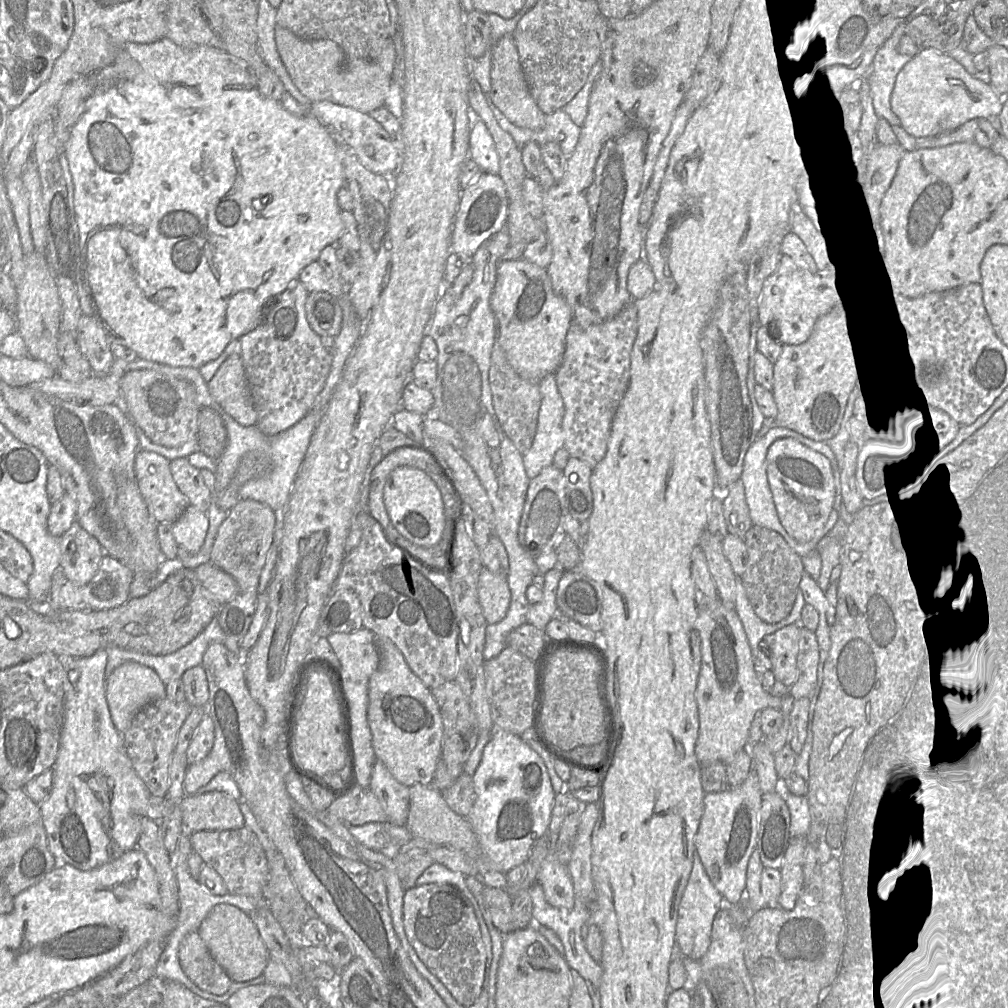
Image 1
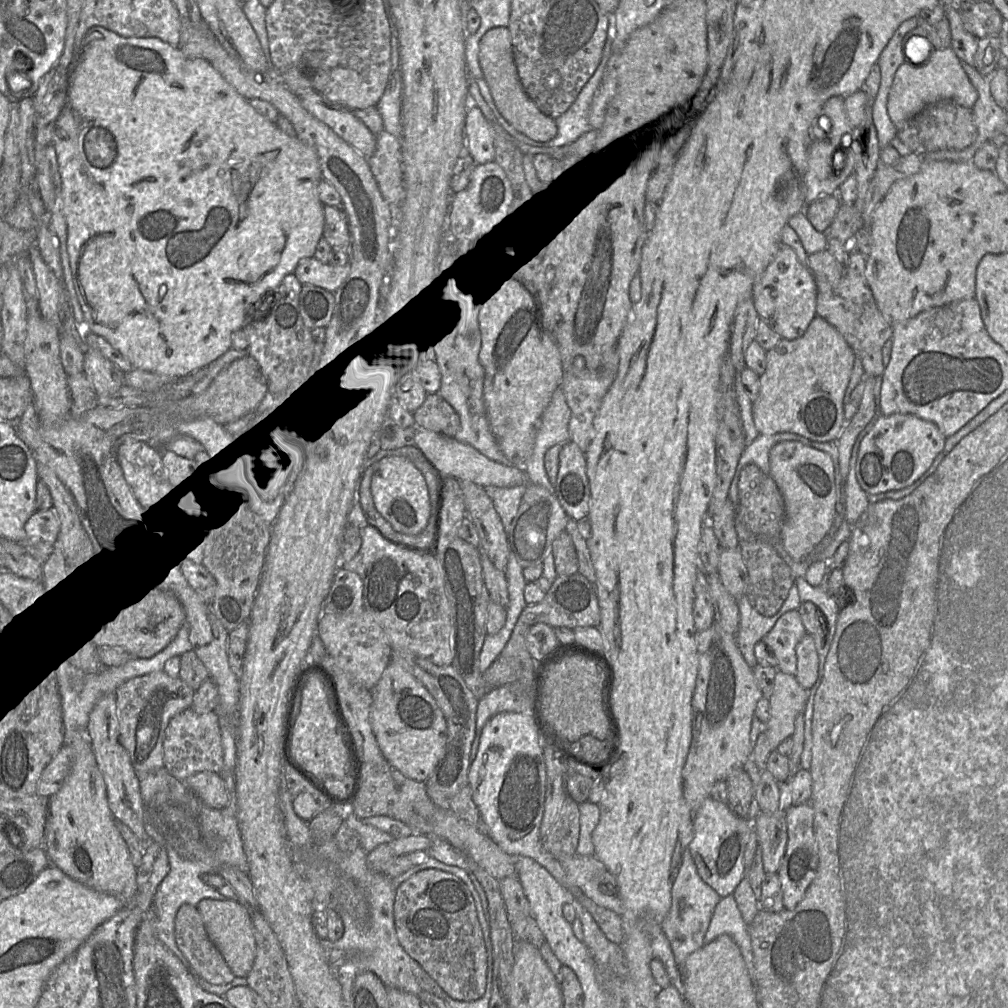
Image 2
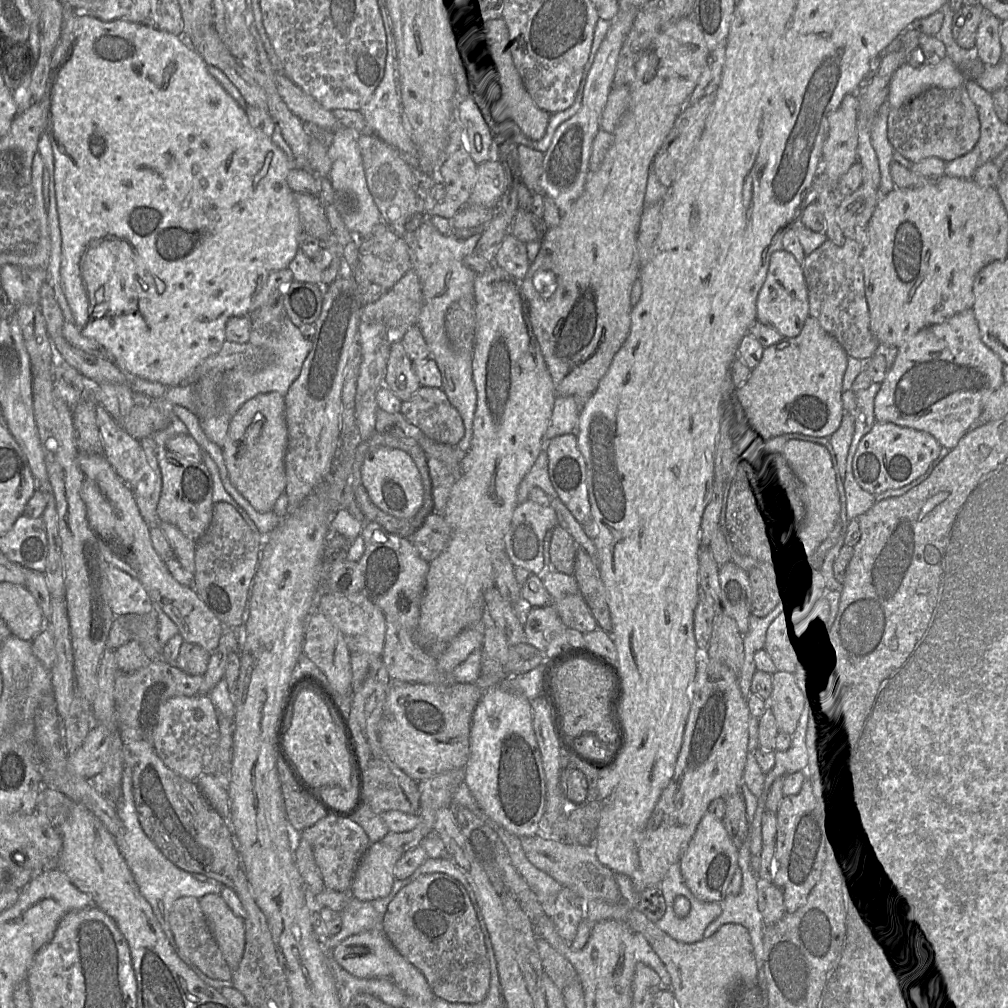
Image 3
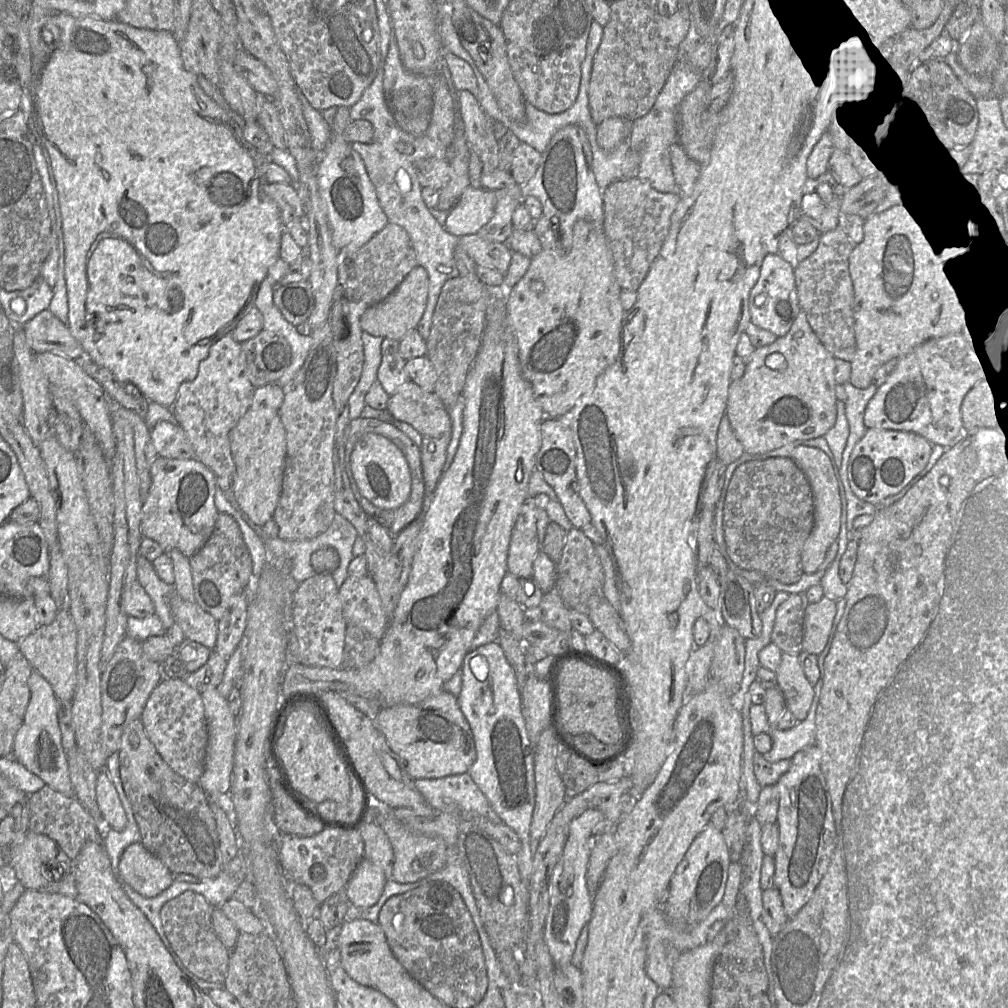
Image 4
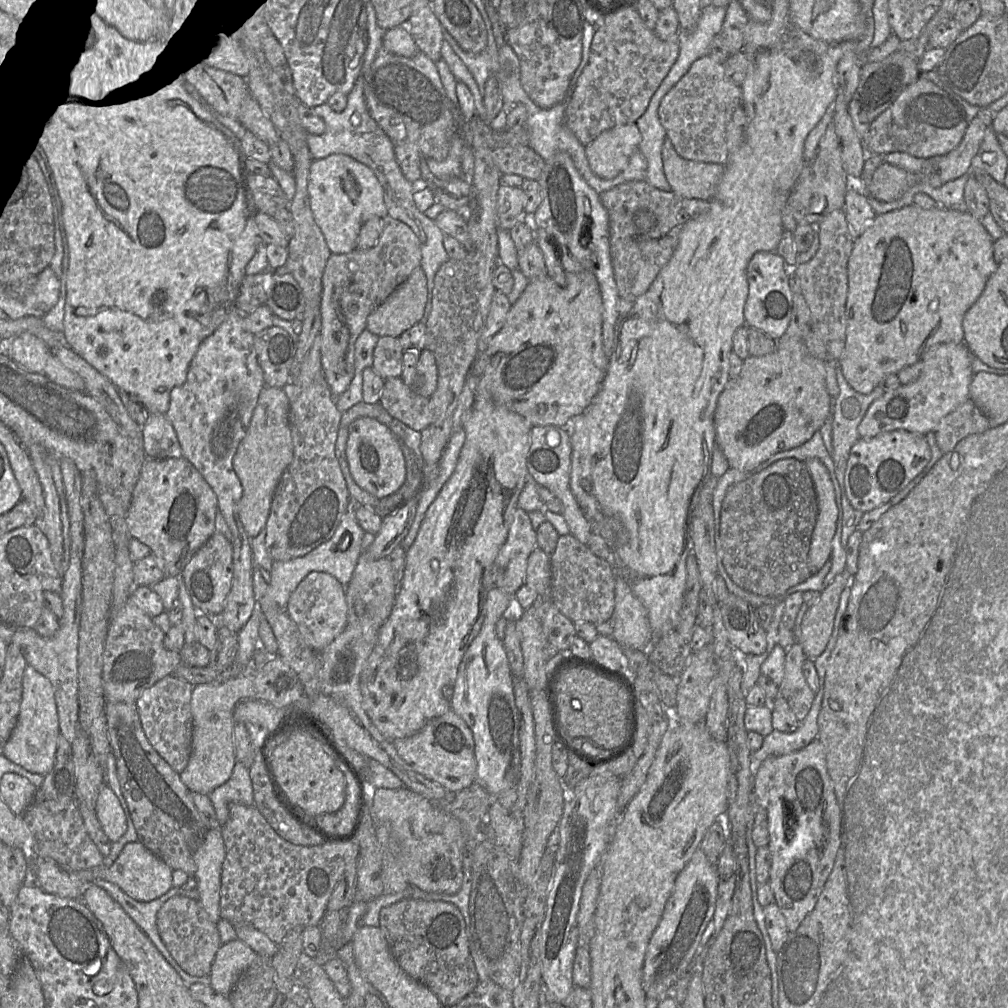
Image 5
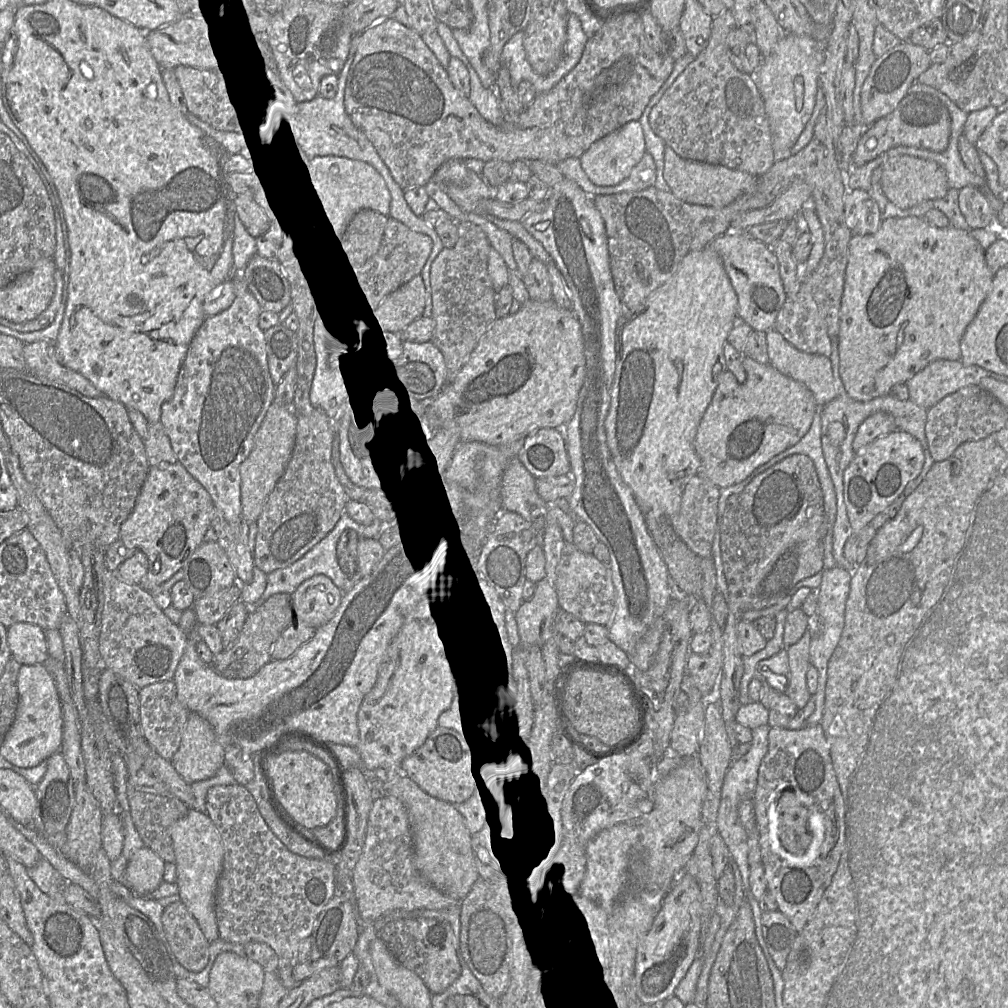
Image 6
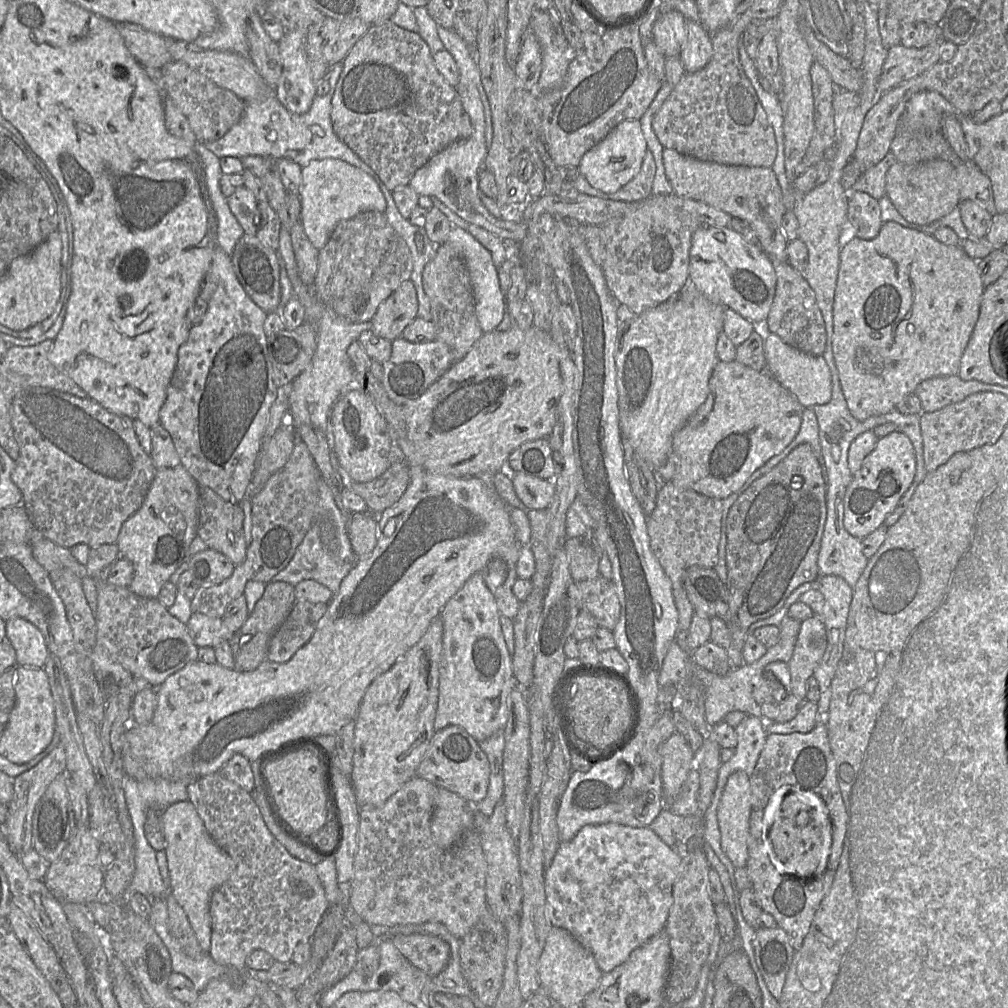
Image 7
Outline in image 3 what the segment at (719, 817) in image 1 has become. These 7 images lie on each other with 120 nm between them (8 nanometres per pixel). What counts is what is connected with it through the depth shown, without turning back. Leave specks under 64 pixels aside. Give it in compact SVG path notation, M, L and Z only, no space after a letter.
M707 812L701 819L680 860L682 877L692 894L703 902L722 902L739 868L739 848L734 845L722 819Z

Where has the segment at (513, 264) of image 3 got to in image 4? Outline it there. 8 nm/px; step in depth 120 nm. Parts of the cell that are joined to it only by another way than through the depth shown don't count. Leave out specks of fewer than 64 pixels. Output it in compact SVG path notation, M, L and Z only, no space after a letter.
M479 233L459 237L459 244L477 265L487 266L506 274L512 259L507 243L491 242Z

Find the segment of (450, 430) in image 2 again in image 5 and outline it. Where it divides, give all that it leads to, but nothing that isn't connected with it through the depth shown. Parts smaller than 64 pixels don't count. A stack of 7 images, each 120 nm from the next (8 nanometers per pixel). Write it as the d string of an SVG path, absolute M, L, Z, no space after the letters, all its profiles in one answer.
M400 377L384 381L379 403L394 418L415 431L422 431L433 421L430 399L414 393Z

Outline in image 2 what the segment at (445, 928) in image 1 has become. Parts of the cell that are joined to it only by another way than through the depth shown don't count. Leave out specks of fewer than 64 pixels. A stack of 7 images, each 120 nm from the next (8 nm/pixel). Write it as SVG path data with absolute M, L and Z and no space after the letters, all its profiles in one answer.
M424 870L396 892L394 919L398 940L435 982L454 1000L480 999L486 988L487 954L473 898L456 876Z

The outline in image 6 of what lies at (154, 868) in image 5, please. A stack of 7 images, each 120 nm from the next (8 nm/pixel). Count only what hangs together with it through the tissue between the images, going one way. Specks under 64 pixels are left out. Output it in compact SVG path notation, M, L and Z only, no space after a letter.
M144 846L136 850L126 867L126 881L138 896L148 896L164 881L165 861L152 849Z

